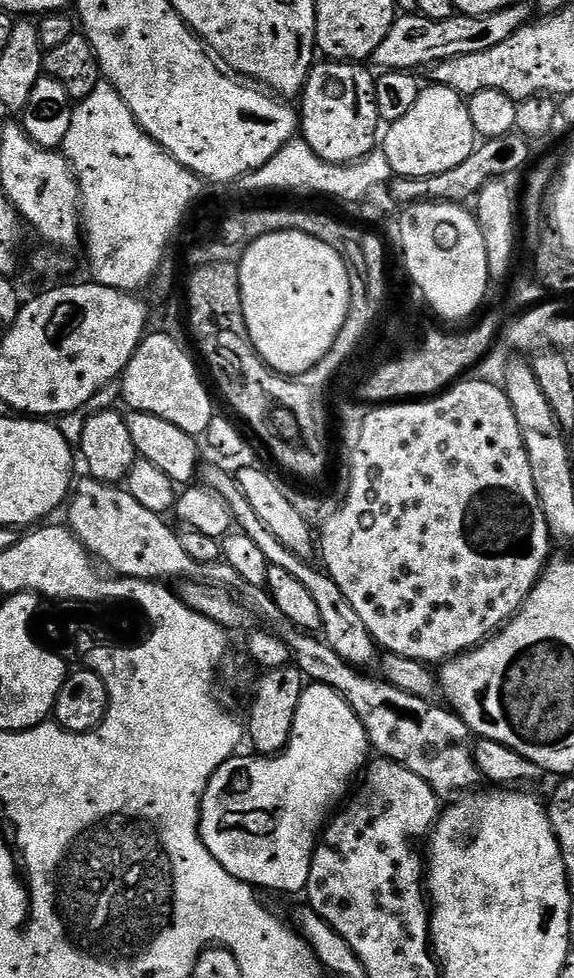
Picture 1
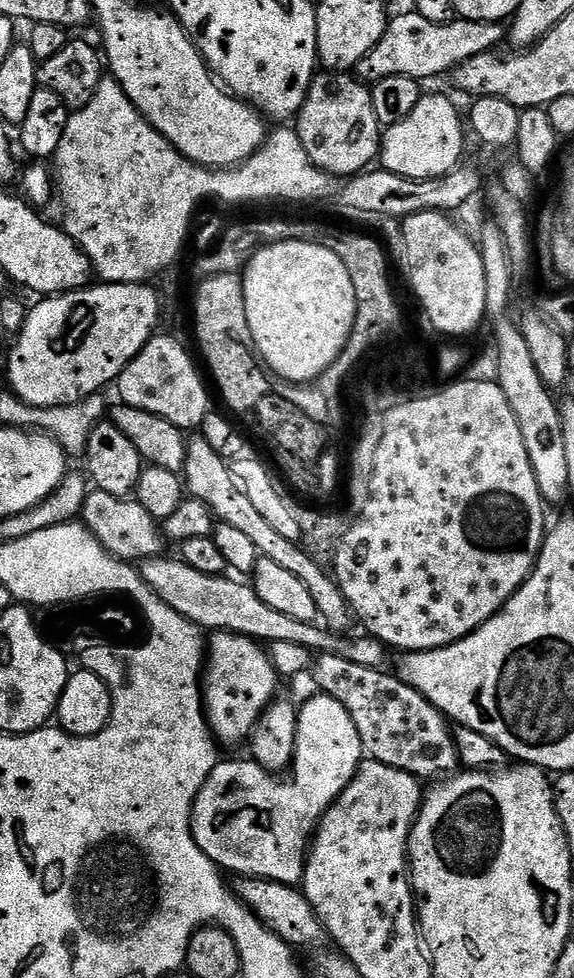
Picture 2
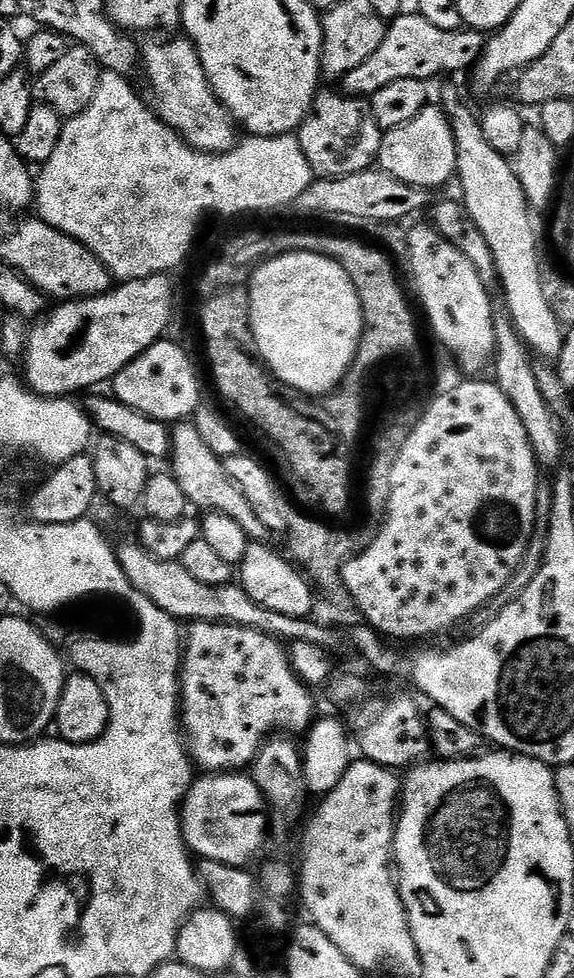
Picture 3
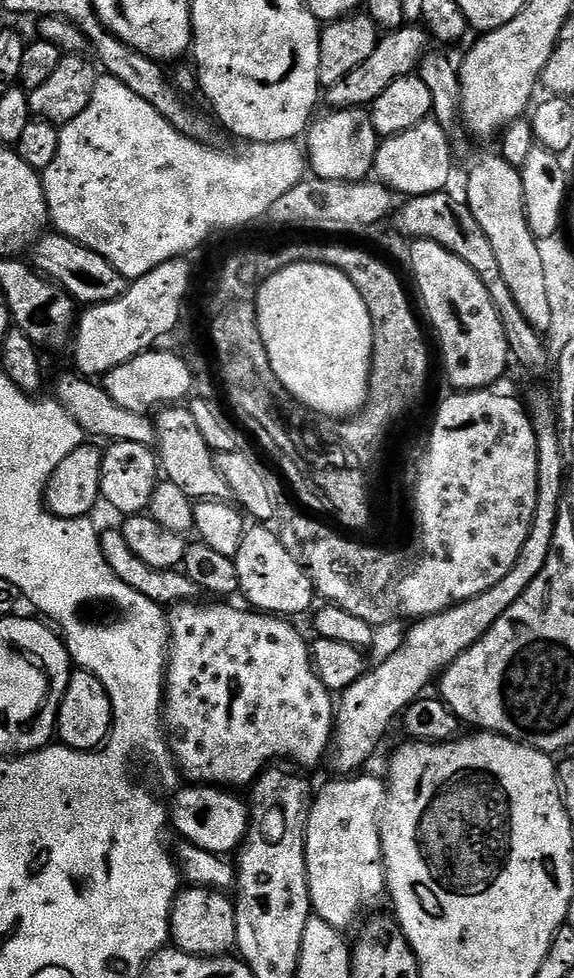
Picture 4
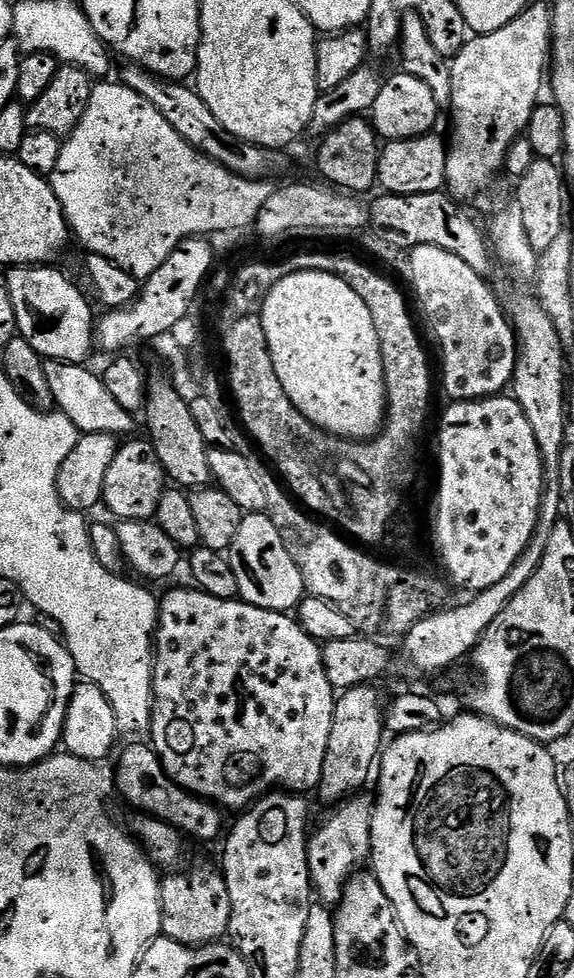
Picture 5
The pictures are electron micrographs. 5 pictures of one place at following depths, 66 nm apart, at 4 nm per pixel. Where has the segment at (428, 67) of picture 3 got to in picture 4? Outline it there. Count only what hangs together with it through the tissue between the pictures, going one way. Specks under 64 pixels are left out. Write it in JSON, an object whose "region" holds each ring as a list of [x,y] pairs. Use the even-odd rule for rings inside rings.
{"region":[[[405,26],[396,28],[393,32],[381,35],[376,43],[374,54],[362,62],[362,66],[350,70],[346,78],[334,82],[334,86],[323,89],[322,100],[329,109],[337,108],[368,108],[380,95],[386,86],[390,86],[398,78],[411,76],[420,67],[420,61],[429,51],[430,37],[423,27],[411,28]]]}

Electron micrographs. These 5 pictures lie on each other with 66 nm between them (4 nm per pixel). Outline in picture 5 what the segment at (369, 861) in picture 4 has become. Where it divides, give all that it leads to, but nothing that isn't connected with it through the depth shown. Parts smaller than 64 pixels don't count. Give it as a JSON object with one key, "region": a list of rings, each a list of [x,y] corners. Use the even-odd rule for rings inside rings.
{"region":[[[349,798],[336,808],[328,816],[328,821],[321,826],[317,832],[311,833],[308,841],[308,865],[312,875],[312,886],[315,895],[325,905],[335,906],[344,897],[344,886],[352,879],[360,864],[372,855],[372,804],[369,801],[356,800],[360,798]]]}

